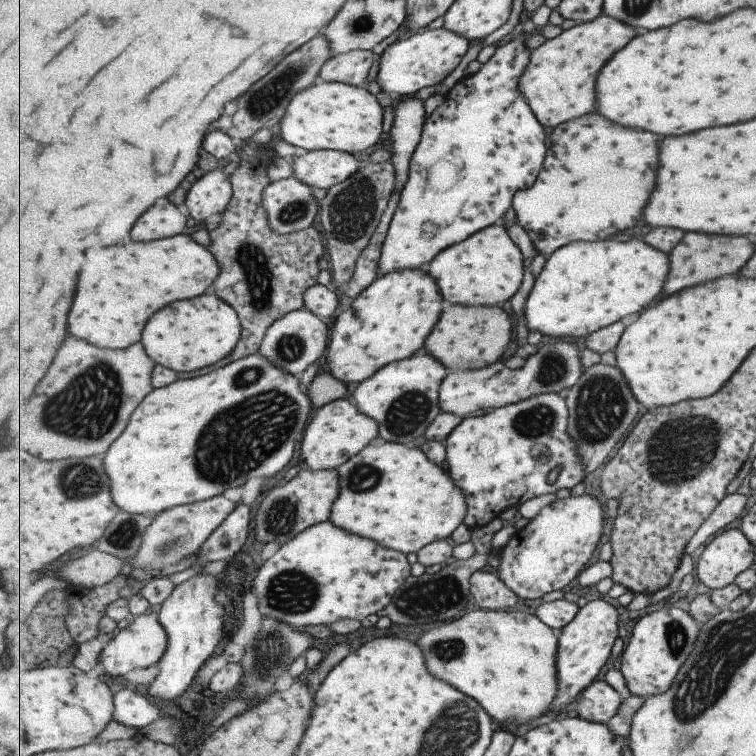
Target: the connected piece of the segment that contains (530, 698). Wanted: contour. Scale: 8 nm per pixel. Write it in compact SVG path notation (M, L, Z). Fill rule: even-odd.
M485 609L470 611L459 619L452 620L452 622L441 624L441 626L437 626L437 628L433 627L431 630L426 631L425 634L421 636L421 640L419 640L419 646L421 646L423 654L425 654L429 672L431 672L435 678L447 680L447 682L453 684L457 690L461 690L461 692L465 692L465 694L477 699L477 702L480 702L481 706L484 706L488 710L492 721L495 724L499 724L503 729L510 730L517 725L545 716L545 714L549 712L549 706L553 706L553 702L555 702L555 698L557 698L557 692L559 692L559 678L557 678L557 652L559 652L560 649L559 632L548 624L545 624L536 613L528 614L527 612L514 610L494 611Z

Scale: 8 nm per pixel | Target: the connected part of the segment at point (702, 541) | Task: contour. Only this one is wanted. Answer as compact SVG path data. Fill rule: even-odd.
M742 491L735 494L727 495L717 510L711 514L707 522L699 529L699 532L687 544L685 553L691 554L693 558L700 558L701 553L697 548L705 546L715 534L723 532L731 522L735 522L747 508L747 495L745 496Z

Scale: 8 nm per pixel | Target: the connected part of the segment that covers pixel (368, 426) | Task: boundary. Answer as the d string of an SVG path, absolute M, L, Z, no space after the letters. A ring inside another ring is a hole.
M346 397L335 400L318 409L309 423L309 428L306 428L305 438L300 444L301 465L313 470L339 468L379 437L380 423L363 414L353 399Z

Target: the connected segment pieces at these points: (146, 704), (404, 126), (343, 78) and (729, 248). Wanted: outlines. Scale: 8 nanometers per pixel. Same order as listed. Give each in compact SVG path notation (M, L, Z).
M129 689L116 692L114 704L114 720L125 726L133 726L133 728L145 728L153 724L161 714L159 708L153 702L149 702L148 696L145 698Z
M414 94L396 98L390 130L393 146L390 161L397 170L395 194L402 194L408 181L412 156L420 145L426 121L422 100L416 99Z
M355 49L336 55L323 66L320 78L327 82L343 82L363 87L373 64L379 60L379 53L379 51Z
M686 233L684 240L673 248L670 253L671 272L665 284L661 299L671 294L677 294L681 290L693 288L703 282L715 281L729 275L740 275L745 264L751 260L755 252L755 246L747 236L713 236L713 234L689 234Z

